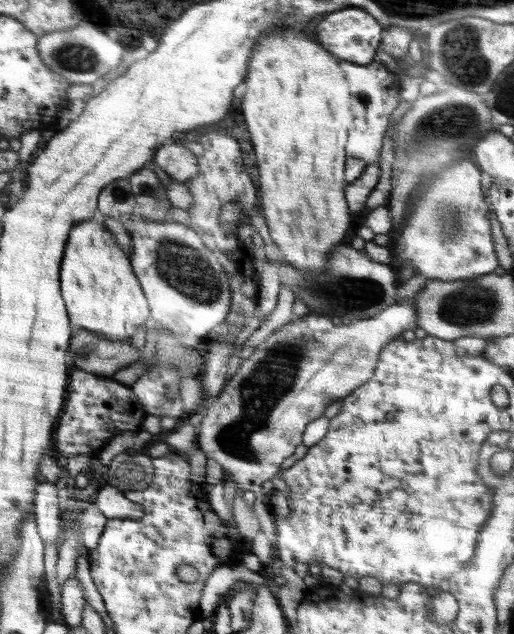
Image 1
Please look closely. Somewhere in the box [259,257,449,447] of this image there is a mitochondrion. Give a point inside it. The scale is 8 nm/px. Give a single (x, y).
(372, 297)

